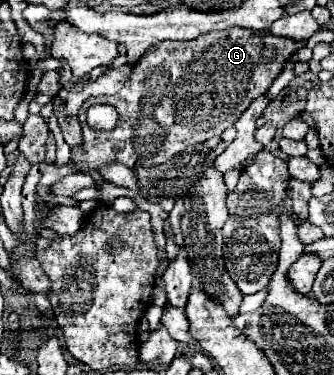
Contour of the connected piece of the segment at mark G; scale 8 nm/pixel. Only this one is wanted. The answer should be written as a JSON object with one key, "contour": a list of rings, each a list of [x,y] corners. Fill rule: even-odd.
{"contour":[[[232,27],[224,31],[212,31],[204,33],[202,37],[196,37],[194,41],[162,41],[148,49],[142,59],[134,65],[134,71],[130,75],[130,81],[112,97],[90,97],[84,101],[78,121],[82,125],[82,143],[72,147],[72,157],[64,165],[50,165],[42,179],[40,179],[40,189],[38,189],[38,199],[40,207],[46,207],[46,197],[52,197],[52,185],[60,181],[62,177],[70,173],[84,173],[88,171],[98,171],[102,165],[110,163],[122,163],[126,167],[154,167],[160,163],[166,163],[172,159],[176,153],[186,151],[188,147],[208,141],[216,135],[222,135],[226,127],[234,125],[236,119],[248,109],[250,101],[254,97],[260,97],[262,93],[268,91],[272,81],[280,75],[284,69],[286,61],[292,57],[294,51],[298,51],[304,43],[290,41],[286,37],[274,37],[274,35],[252,35],[248,29]],[[96,103],[106,103],[116,107],[120,119],[114,131],[110,133],[96,133],[88,127],[86,123],[86,109]]]}

